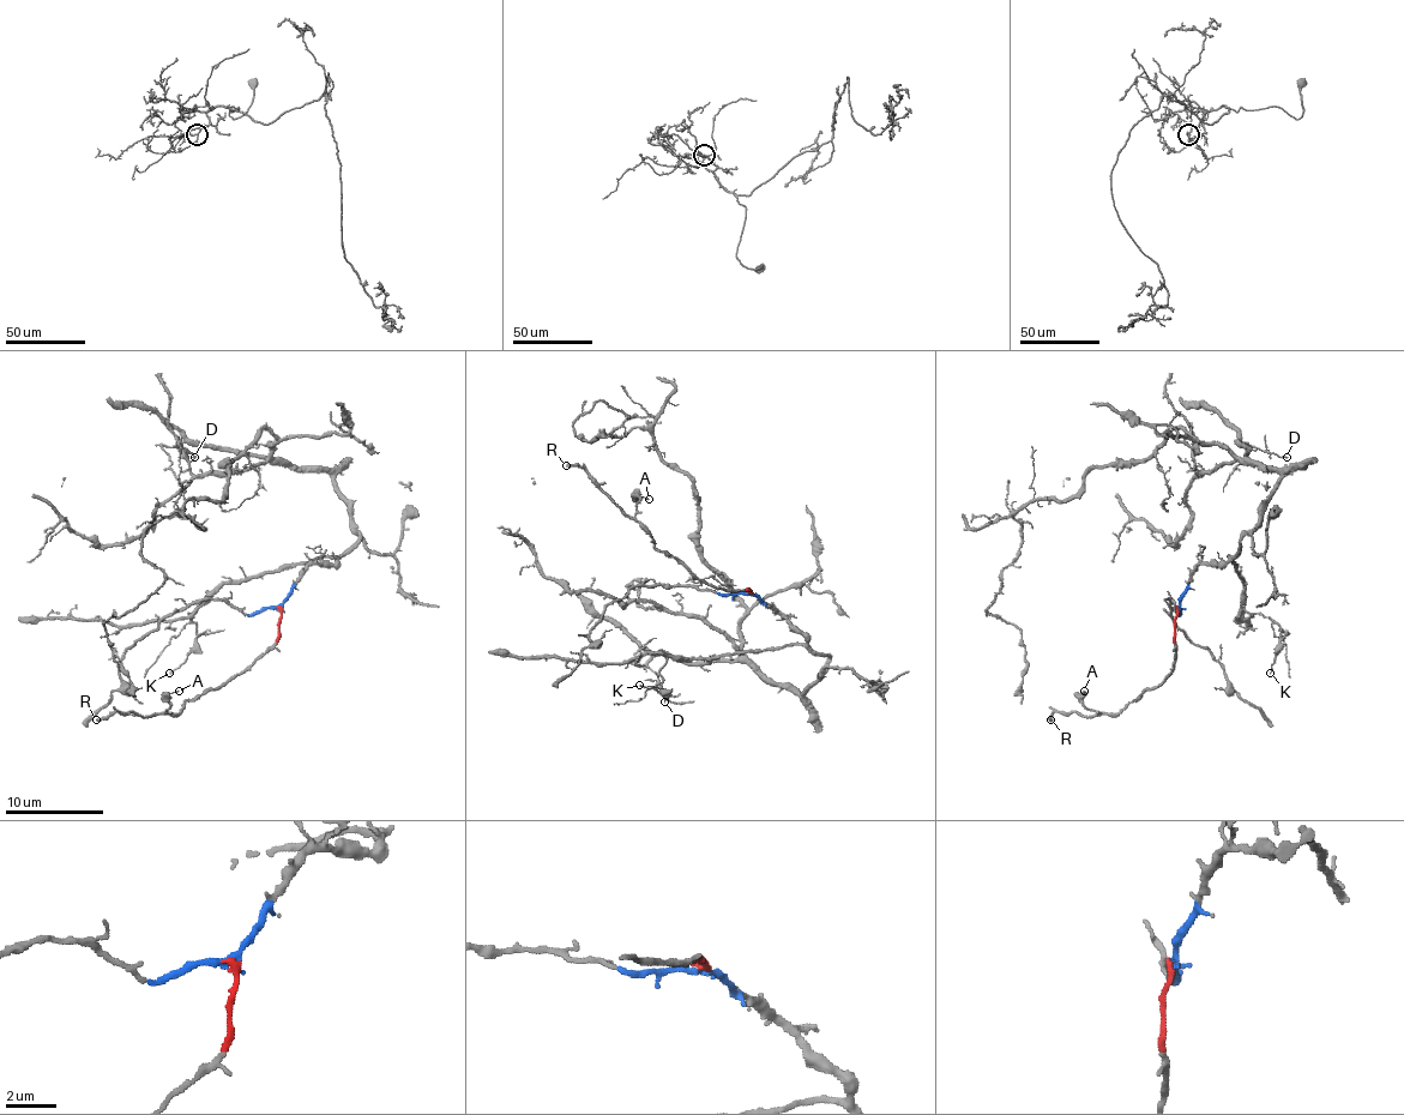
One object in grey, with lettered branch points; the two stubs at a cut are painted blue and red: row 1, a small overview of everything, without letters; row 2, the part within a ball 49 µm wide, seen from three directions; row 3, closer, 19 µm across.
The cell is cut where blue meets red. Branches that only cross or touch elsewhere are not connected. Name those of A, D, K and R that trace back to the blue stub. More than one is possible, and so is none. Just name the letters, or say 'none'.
D, K

